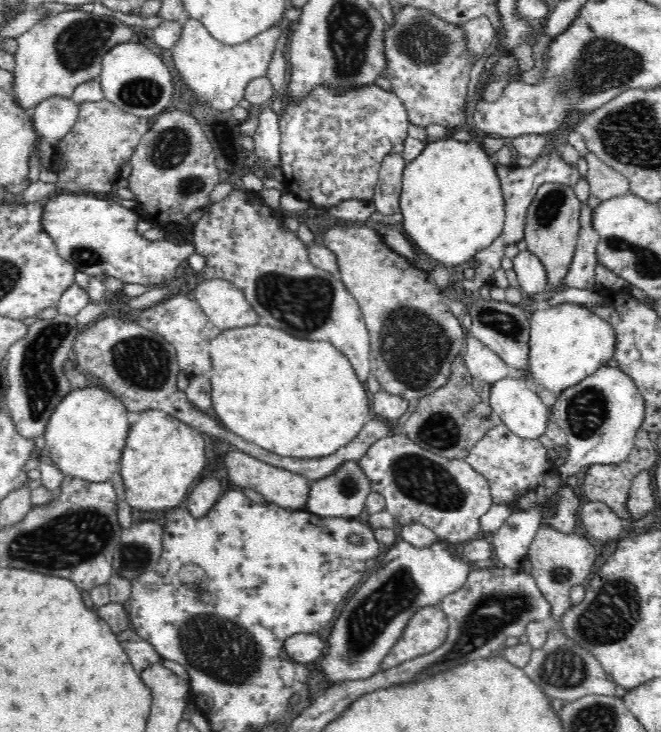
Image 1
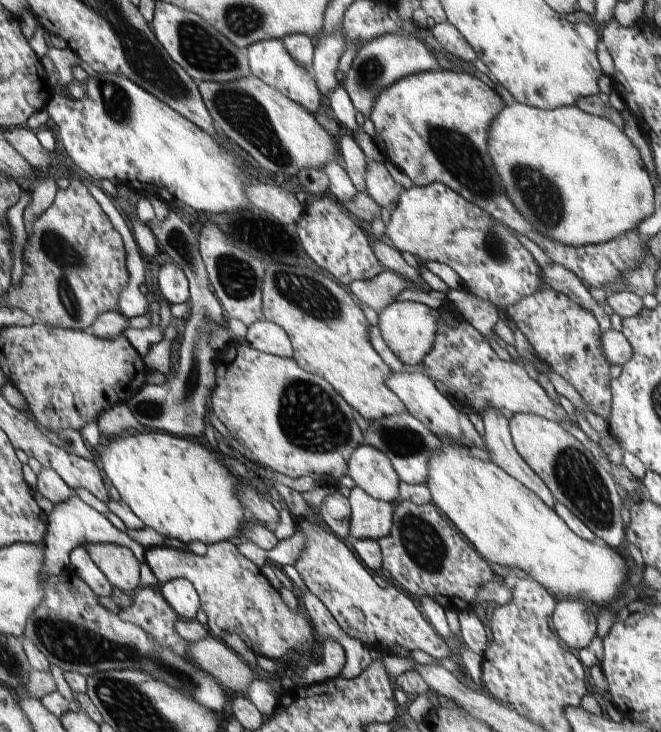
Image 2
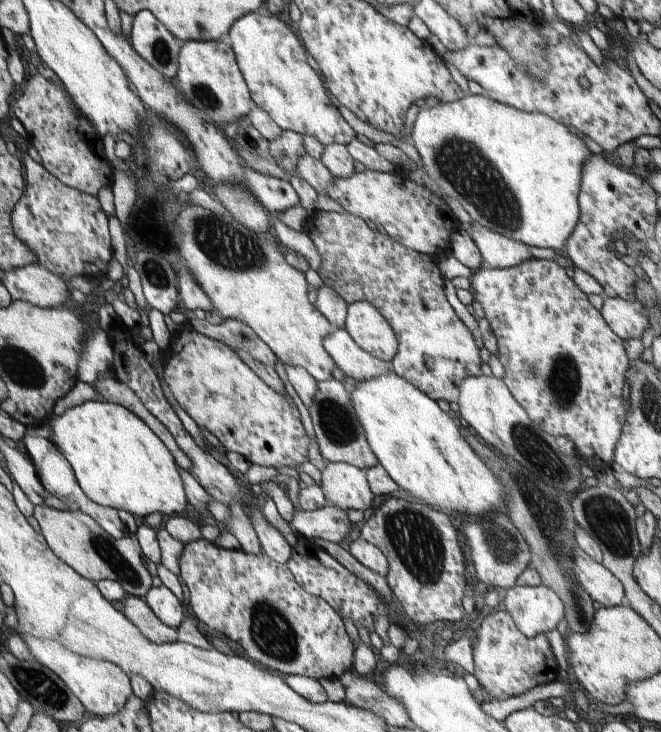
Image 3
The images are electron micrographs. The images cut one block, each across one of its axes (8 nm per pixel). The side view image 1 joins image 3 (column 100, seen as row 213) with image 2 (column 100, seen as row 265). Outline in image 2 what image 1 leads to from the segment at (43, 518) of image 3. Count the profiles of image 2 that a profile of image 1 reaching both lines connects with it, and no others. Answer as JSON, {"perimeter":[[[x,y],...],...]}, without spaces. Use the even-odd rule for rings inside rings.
{"perimeter":[[[89,544],[86,550],[112,586],[130,594],[140,584],[138,560],[133,550],[117,544]]]}

